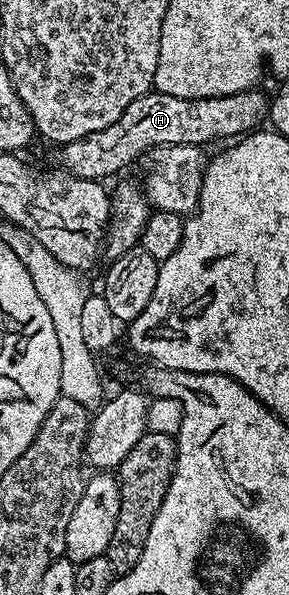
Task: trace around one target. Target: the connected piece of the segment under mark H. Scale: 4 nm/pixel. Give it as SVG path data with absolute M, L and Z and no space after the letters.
M260 88L244 89L223 97L183 99L175 95L150 91L135 99L111 127L95 131L78 141L60 146L64 172L72 177L82 177L104 182L105 177L116 178L120 169L125 169L133 160L160 145L208 146L208 141L221 141L224 137L237 139L254 132L266 124L269 116L270 98L261 94Z

